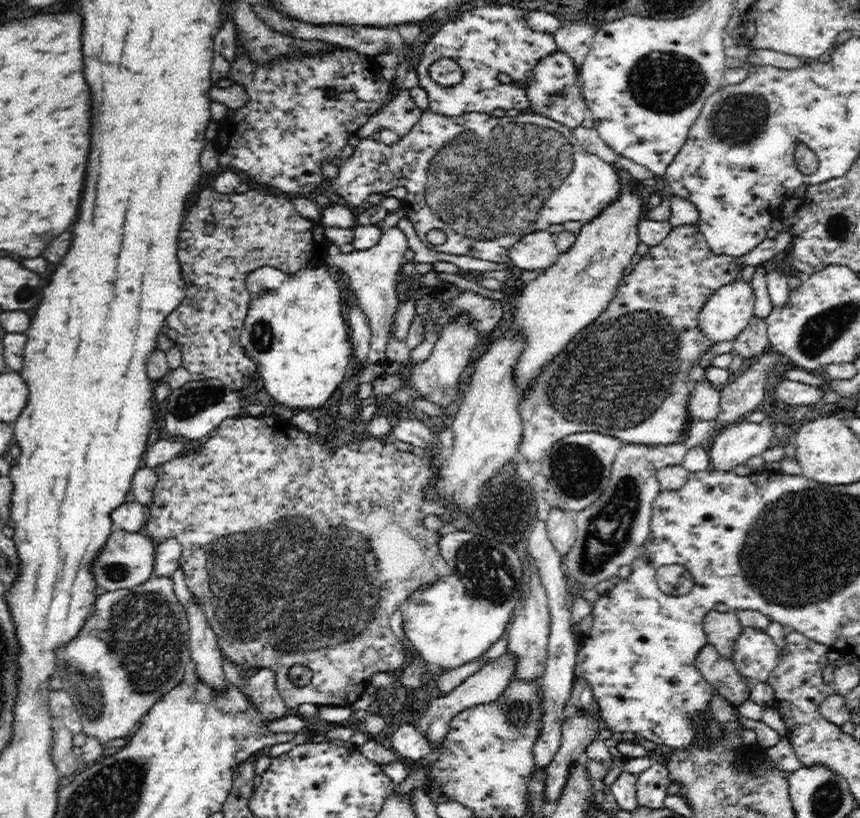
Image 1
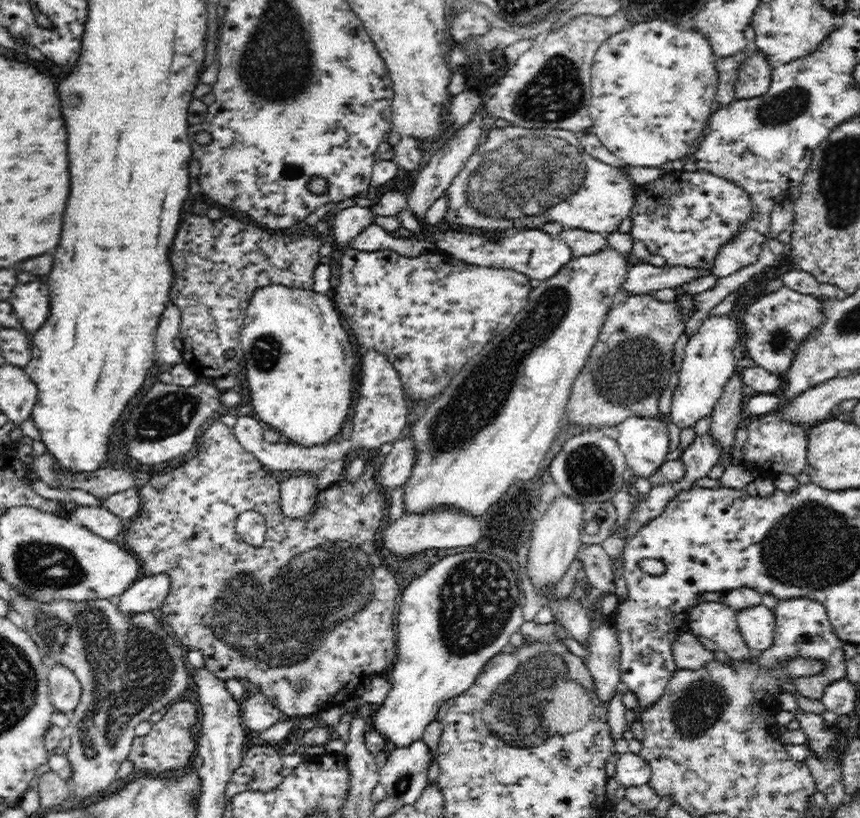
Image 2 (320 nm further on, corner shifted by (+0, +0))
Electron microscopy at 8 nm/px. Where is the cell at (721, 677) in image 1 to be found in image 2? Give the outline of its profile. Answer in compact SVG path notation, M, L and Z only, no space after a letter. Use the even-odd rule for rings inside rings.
M686 631L677 636L673 642L673 659L677 663L677 668L696 670L713 662L714 652L706 649L697 636Z

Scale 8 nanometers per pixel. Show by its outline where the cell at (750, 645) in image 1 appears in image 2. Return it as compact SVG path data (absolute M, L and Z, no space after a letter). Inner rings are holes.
M768 607L744 608L737 611L737 625L746 646L755 653L765 651L775 639L776 617Z

